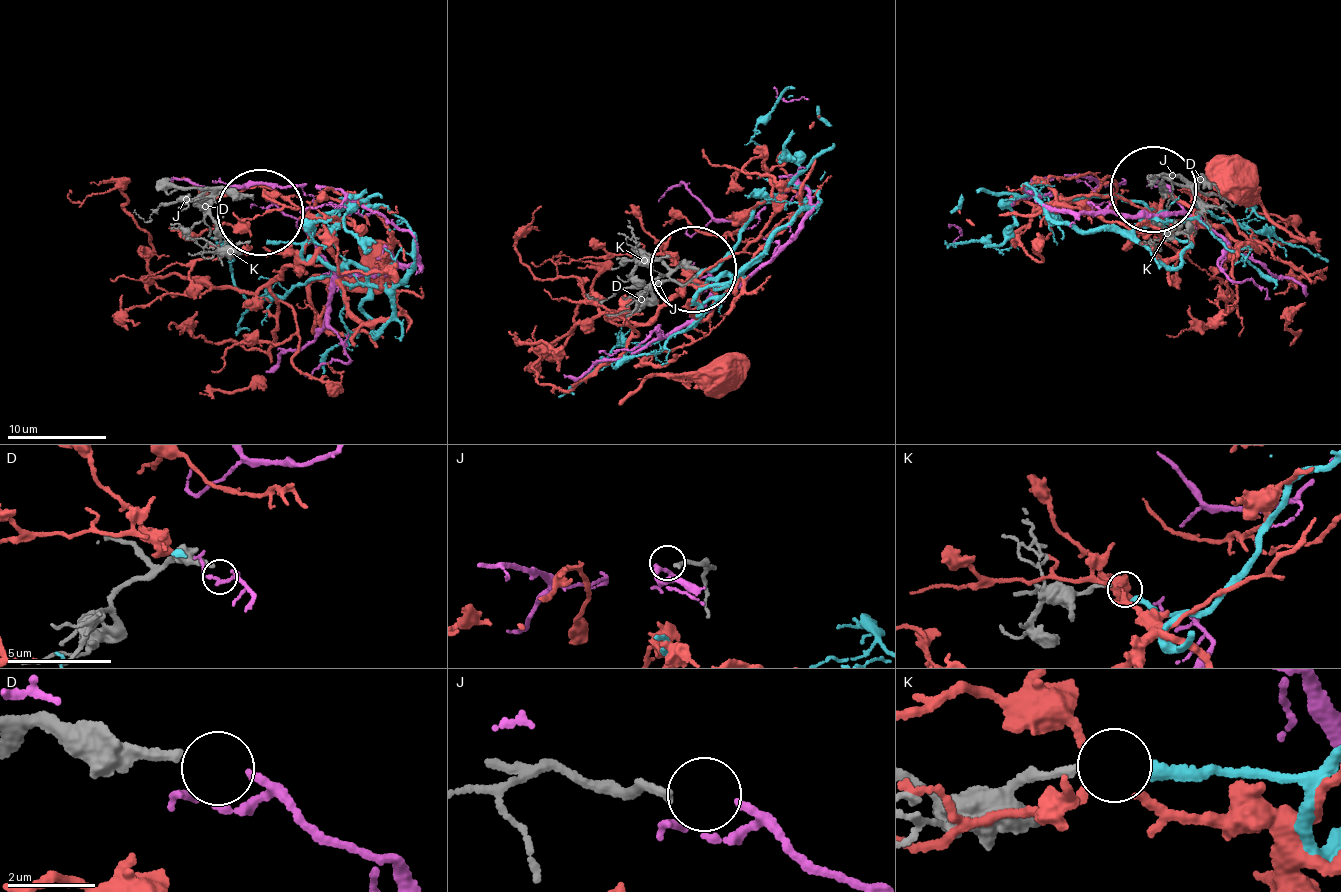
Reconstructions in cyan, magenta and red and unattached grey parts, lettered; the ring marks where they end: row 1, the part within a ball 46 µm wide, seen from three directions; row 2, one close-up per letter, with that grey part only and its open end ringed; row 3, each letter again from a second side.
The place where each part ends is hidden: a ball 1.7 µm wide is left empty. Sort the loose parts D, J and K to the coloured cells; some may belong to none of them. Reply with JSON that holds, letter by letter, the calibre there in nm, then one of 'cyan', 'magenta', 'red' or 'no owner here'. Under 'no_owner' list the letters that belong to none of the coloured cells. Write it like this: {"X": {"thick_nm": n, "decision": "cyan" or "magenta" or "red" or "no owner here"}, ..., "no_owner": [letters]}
{"D": {"thick_nm": 240, "decision": "no owner here"}, "J": {"thick_nm": 180, "decision": "magenta"}, "K": {"thick_nm": 180, "decision": "cyan"}, "no_owner": ["D"]}

